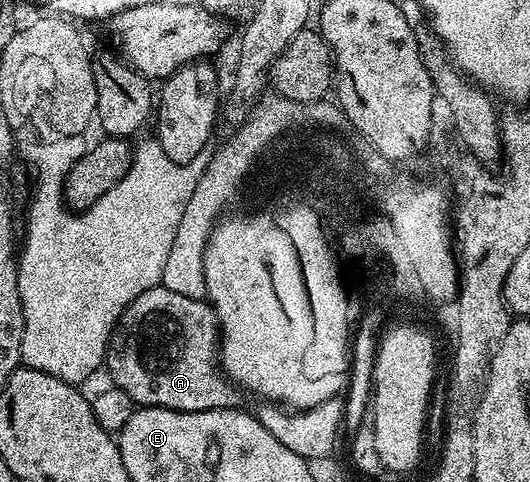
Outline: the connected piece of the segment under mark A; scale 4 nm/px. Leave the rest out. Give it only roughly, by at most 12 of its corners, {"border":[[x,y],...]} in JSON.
{"border":[[155,286],[108,341],[111,385],[137,407],[227,410],[218,323]]}

